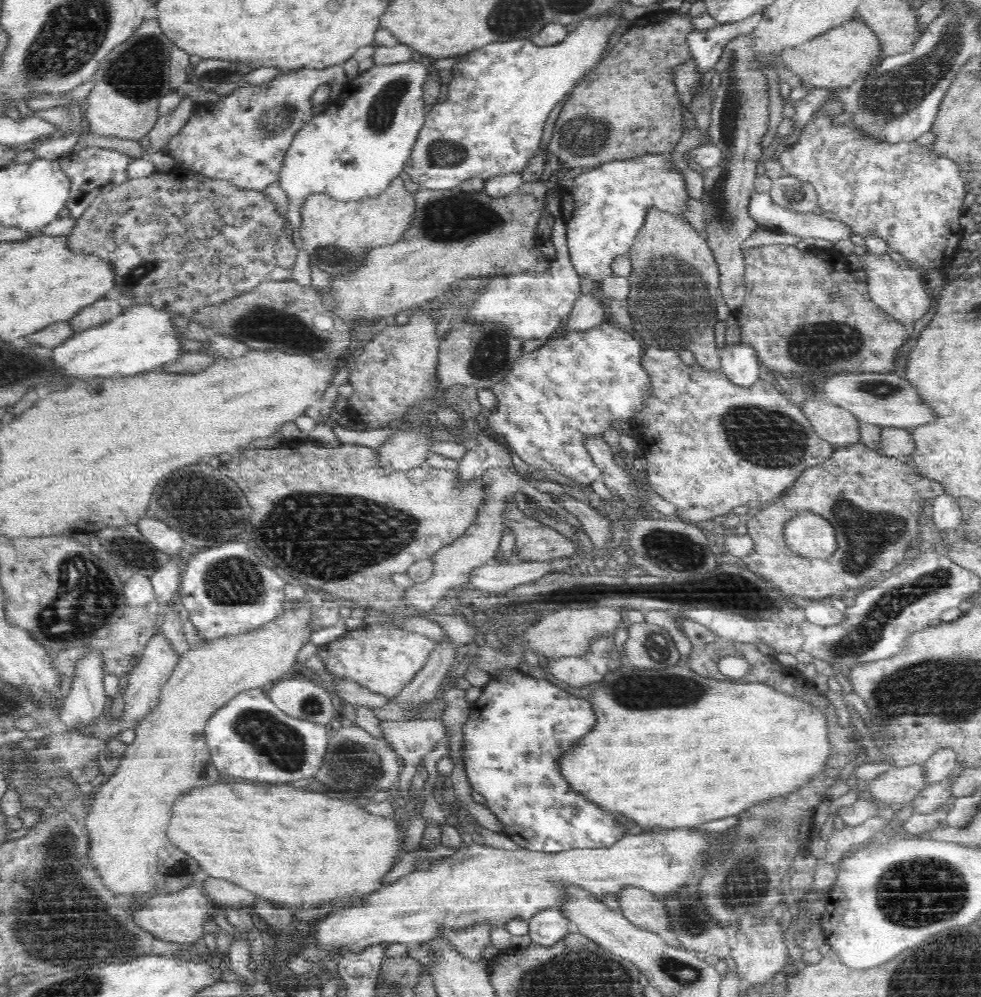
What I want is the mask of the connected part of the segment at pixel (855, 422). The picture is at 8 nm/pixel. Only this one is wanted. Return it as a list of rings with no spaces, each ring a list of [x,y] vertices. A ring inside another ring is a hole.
[[[806,399],[801,404],[813,431],[834,448],[855,445],[861,440],[859,419],[844,407],[823,401]]]

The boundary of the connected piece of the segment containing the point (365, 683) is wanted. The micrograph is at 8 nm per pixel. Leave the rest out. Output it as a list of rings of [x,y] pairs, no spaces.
[[[397,624],[365,625],[361,629],[347,631],[346,634],[336,640],[316,647],[318,658],[324,663],[325,669],[334,675],[344,677],[344,680],[352,680],[370,692],[381,694],[386,698],[394,698],[415,676],[424,668],[432,650],[436,648],[436,641],[412,629],[400,629]]]

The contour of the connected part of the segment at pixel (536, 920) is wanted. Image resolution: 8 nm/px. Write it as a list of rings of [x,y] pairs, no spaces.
[[[547,908],[529,918],[527,935],[530,936],[533,943],[552,946],[572,931],[573,925],[561,910]]]

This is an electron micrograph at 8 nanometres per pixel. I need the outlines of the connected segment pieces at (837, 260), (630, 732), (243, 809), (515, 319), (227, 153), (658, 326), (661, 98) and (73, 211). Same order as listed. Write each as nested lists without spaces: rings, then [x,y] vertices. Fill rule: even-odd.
[[[760,245],[758,248],[753,247],[746,249],[744,252],[744,272],[746,272],[744,286],[746,292],[744,296],[744,302],[742,306],[734,313],[737,319],[737,324],[740,328],[740,341],[747,344],[750,348],[754,349],[757,359],[768,367],[768,369],[776,372],[780,372],[787,380],[791,382],[798,380],[801,385],[808,385],[808,388],[814,388],[816,385],[823,384],[824,381],[828,380],[828,376],[838,376],[839,374],[858,374],[867,372],[877,373],[890,373],[895,370],[894,368],[894,356],[897,352],[906,350],[910,345],[911,328],[907,327],[904,323],[898,322],[892,318],[888,313],[884,312],[878,306],[868,294],[867,291],[867,280],[858,281],[854,279],[854,272],[849,268],[845,256],[838,251],[838,256],[834,256],[834,252],[824,252],[822,256],[814,254],[814,252],[800,251],[794,245],[778,245],[776,246],[764,246]],[[828,288],[837,290],[838,296],[830,296]]]
[[[685,663],[676,664],[671,667],[664,667],[662,669],[637,669],[631,667],[629,664],[625,664],[622,667],[610,668],[609,671],[602,677],[602,680],[596,684],[602,684],[600,688],[596,690],[588,690],[588,696],[586,699],[591,703],[592,708],[595,710],[596,715],[596,730],[592,730],[592,734],[588,734],[588,738],[584,738],[584,742],[580,742],[580,746],[576,746],[576,750],[568,749],[568,754],[564,753],[564,762],[560,762],[559,766],[564,766],[564,778],[568,778],[568,782],[572,782],[572,788],[578,790],[580,794],[584,794],[584,798],[588,798],[590,802],[595,802],[596,806],[604,806],[604,810],[612,810],[616,816],[624,818],[626,822],[634,824],[634,826],[640,826],[640,828],[648,829],[654,828],[654,826],[662,826],[662,828],[680,828],[684,826],[698,826],[704,822],[710,822],[711,820],[720,820],[720,818],[726,818],[727,816],[734,816],[738,813],[742,813],[743,810],[750,809],[751,806],[759,805],[764,801],[770,800],[770,798],[776,798],[776,796],[784,796],[792,790],[796,790],[798,786],[806,784],[810,778],[812,778],[816,772],[820,772],[826,764],[826,758],[830,756],[830,744],[828,744],[828,736],[826,736],[826,718],[816,712],[812,706],[808,706],[807,702],[798,700],[793,696],[787,694],[780,694],[779,690],[768,686],[766,682],[736,682],[730,680],[719,680],[709,678],[706,675],[700,675],[696,671],[690,669]]]
[[[232,782],[232,784],[212,784],[200,790],[192,790],[192,794],[185,794],[178,798],[172,807],[172,820],[168,826],[167,837],[172,838],[174,846],[180,846],[180,850],[184,850],[186,854],[190,854],[209,877],[222,878],[230,881],[253,892],[258,897],[270,900],[276,906],[286,906],[293,910],[302,907],[318,907],[323,902],[336,901],[342,897],[360,897],[366,896],[380,888],[382,876],[386,872],[392,870],[392,866],[396,862],[396,856],[400,852],[400,846],[396,844],[398,838],[398,830],[396,824],[388,818],[380,818],[380,816],[368,816],[358,804],[354,802],[342,802],[342,800],[334,800],[334,798],[326,798],[326,794],[322,792],[312,792],[312,790],[298,790],[290,784],[254,784],[254,782]]]
[[[561,216],[554,219],[551,237],[556,258],[546,272],[528,273],[527,271],[510,276],[496,276],[490,286],[470,304],[472,324],[494,324],[508,329],[512,337],[521,341],[547,339],[566,324],[577,298],[583,296],[580,291],[581,278],[573,267],[566,244],[566,224]]]
[[[335,65],[324,70],[308,68],[284,72],[264,84],[246,82],[234,94],[230,92],[230,96],[226,96],[224,100],[204,106],[206,112],[194,112],[192,118],[184,124],[182,131],[170,138],[167,145],[169,155],[179,162],[177,166],[202,173],[208,178],[227,180],[235,186],[247,187],[248,190],[262,190],[266,186],[278,183],[280,168],[288,147],[292,145],[296,134],[312,120],[312,94],[320,85],[337,80],[346,82],[346,77],[343,67]]]
[[[652,208],[652,210],[648,212],[647,218],[642,228],[640,228],[639,233],[636,235],[635,241],[631,249],[627,252],[627,255],[631,262],[630,276],[628,277],[631,291],[625,302],[627,302],[628,312],[633,320],[631,331],[639,338],[644,338],[644,341],[648,342],[647,346],[670,346],[671,348],[691,350],[695,353],[697,364],[706,367],[707,370],[721,370],[721,350],[718,350],[716,346],[714,346],[714,342],[716,342],[716,307],[717,303],[720,303],[722,299],[719,285],[719,268],[715,261],[715,255],[710,250],[704,235],[697,232],[686,219]]]
[[[662,12],[662,14],[656,14],[656,16],[668,16],[666,20],[660,20],[660,22],[654,22],[654,24],[644,24],[644,26],[636,26],[632,27],[631,29],[628,29],[626,34],[623,36],[620,36],[620,40],[612,46],[611,51],[608,53],[606,58],[602,59],[598,65],[595,66],[595,69],[590,73],[587,74],[587,76],[582,79],[576,86],[573,88],[571,95],[566,98],[566,102],[563,105],[563,108],[558,115],[557,121],[555,122],[554,131],[552,134],[552,139],[550,140],[549,150],[554,153],[558,158],[559,162],[564,166],[571,168],[576,168],[578,166],[582,168],[592,169],[593,167],[600,166],[600,164],[604,164],[606,162],[612,162],[612,160],[616,159],[626,159],[626,158],[636,158],[637,155],[642,154],[648,154],[648,152],[651,152],[652,154],[656,154],[656,152],[659,152],[660,154],[664,154],[664,152],[672,152],[672,150],[675,150],[676,146],[679,144],[679,141],[682,139],[683,134],[683,120],[682,120],[682,111],[684,111],[684,106],[681,106],[679,101],[679,91],[675,89],[675,83],[674,83],[674,77],[675,77],[675,70],[679,68],[680,65],[683,65],[684,62],[688,62],[688,58],[692,58],[692,53],[689,47],[689,44],[687,42],[688,34],[691,34],[695,31],[695,28],[692,24],[693,17],[690,16],[690,14],[682,15],[680,12]]]
[[[87,147],[80,152],[72,152],[60,157],[59,165],[63,167],[64,174],[67,174],[71,182],[70,194],[65,206],[70,210],[69,216],[79,219],[96,197],[109,193],[115,186],[126,182],[129,178],[127,166],[133,159],[130,155],[103,147]]]

